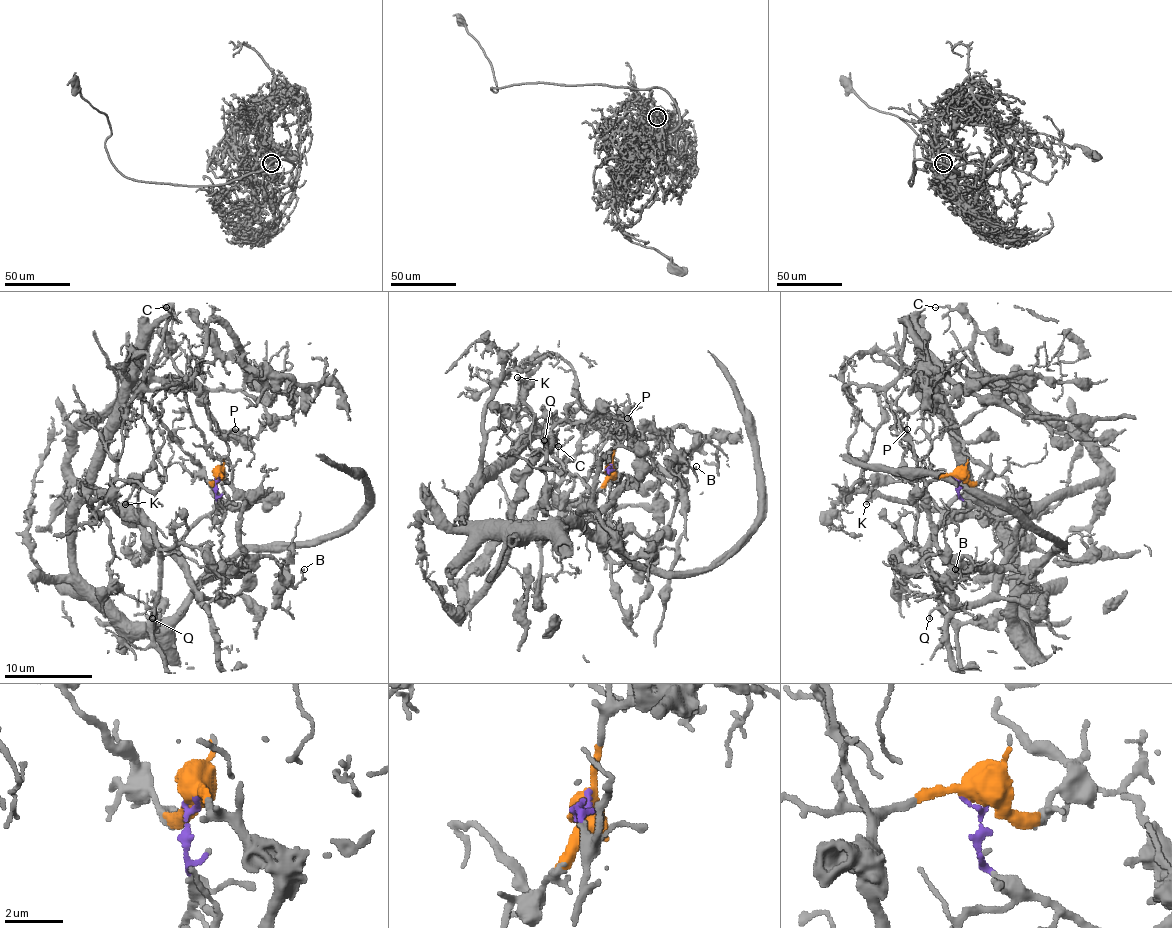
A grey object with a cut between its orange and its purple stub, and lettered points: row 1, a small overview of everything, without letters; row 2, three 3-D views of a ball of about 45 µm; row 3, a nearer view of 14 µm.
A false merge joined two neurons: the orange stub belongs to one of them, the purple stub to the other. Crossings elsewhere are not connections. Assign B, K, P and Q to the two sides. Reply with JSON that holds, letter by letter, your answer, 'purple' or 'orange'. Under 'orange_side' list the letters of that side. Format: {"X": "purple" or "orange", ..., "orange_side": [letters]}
{"B": "orange", "K": "purple", "P": "orange", "Q": "purple", "orange_side": ["B", "P"]}

